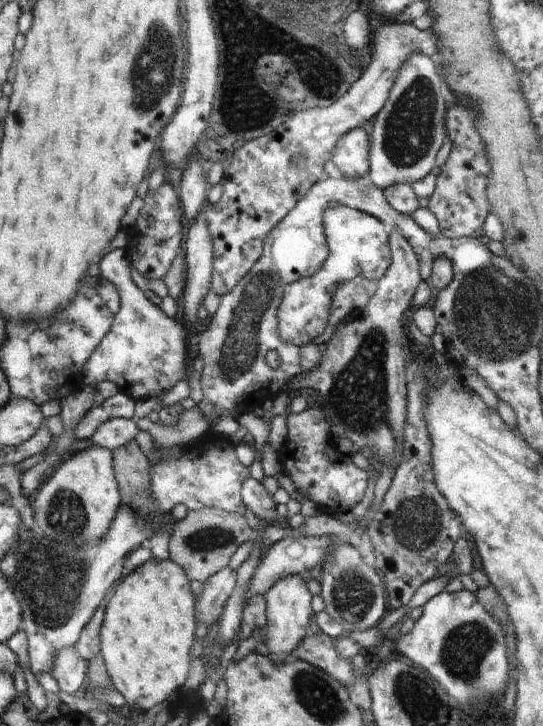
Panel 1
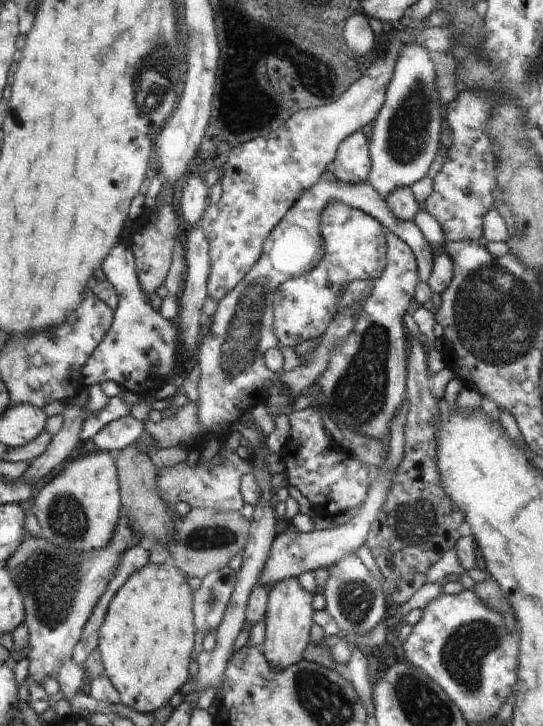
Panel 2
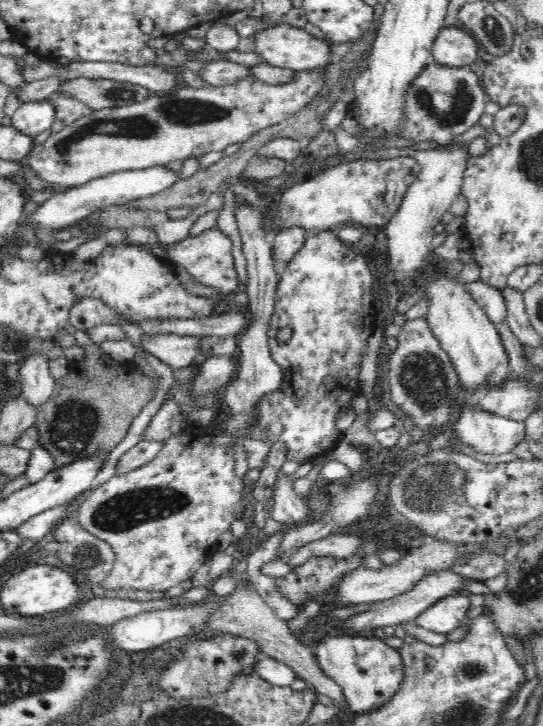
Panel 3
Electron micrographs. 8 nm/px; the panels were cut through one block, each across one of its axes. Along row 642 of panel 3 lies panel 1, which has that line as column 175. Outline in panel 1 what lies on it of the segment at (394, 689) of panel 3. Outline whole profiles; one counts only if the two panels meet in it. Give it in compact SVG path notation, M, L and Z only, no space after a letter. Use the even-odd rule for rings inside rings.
M125 248L112 250L98 263L100 278L110 281L117 288L121 307L113 318L110 332L84 363L81 383L96 385L103 380L110 380L135 402L147 398L160 399L166 391L171 395L188 372L191 335L185 324L179 316L168 317L158 306L158 301L150 299L146 292L134 284L128 272L130 262Z

